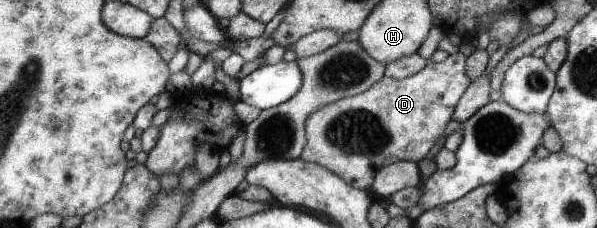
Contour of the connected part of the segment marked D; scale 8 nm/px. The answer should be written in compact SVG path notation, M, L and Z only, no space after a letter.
M458 51L449 54L442 62L429 61L424 69L401 80L385 75L365 92L321 107L307 119L307 145L304 146L300 158L327 167L344 181L352 184L352 187L361 190L370 189L370 186L374 185L375 175L387 165L402 160L416 163L422 161L428 155L428 151L436 145L436 141L442 137L448 121L453 119L454 109L459 99L463 97L470 85L464 72L466 59L467 57Z

